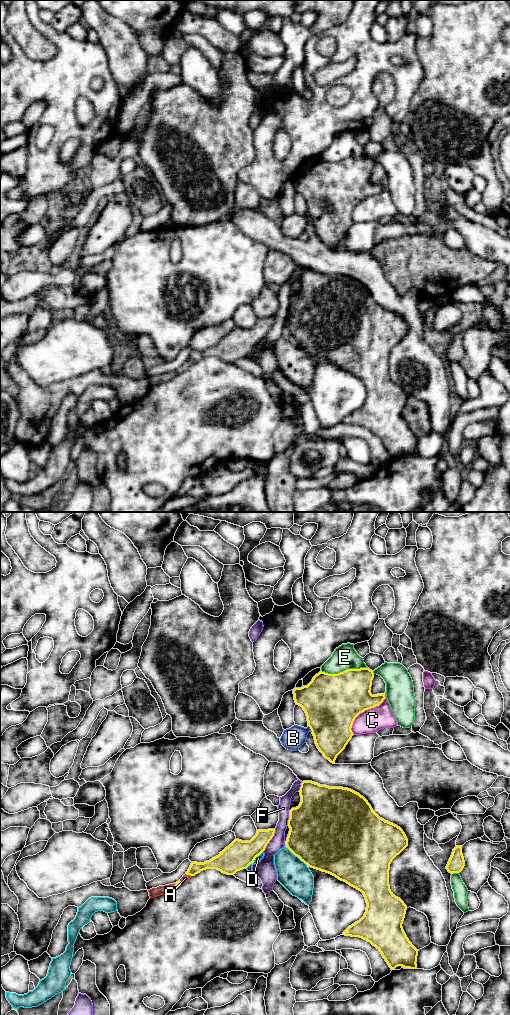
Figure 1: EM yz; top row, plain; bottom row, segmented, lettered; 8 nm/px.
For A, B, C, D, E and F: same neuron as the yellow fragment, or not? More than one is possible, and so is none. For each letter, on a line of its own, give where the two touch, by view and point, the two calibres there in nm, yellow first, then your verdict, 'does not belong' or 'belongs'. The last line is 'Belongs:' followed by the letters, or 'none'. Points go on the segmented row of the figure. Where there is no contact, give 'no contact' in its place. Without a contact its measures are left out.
A: meets yellow in yz at (188, 874); 100 nm thick on the yellow side, 60 nm on the other; belongs
B: meets yellow in yz at (310, 728); 440 nm thick on the yellow side, 180 nm on the other; does not belong
C: meets yellow in yz at (362, 711); 440 nm thick on the yellow side, 190 nm on the other; does not belong
D: meets yellow in yz at (254, 859); 220 nm thick on the yellow side, 50 nm on the other; does not belong
E: meets yellow in yz at (345, 670); 420 nm thick on the yellow side, 200 nm on the other; does not belong
F: meets yellow in yz at (270, 839); 200 nm thick on the yellow side, 160 nm on the other; does not belong
Belongs: A

